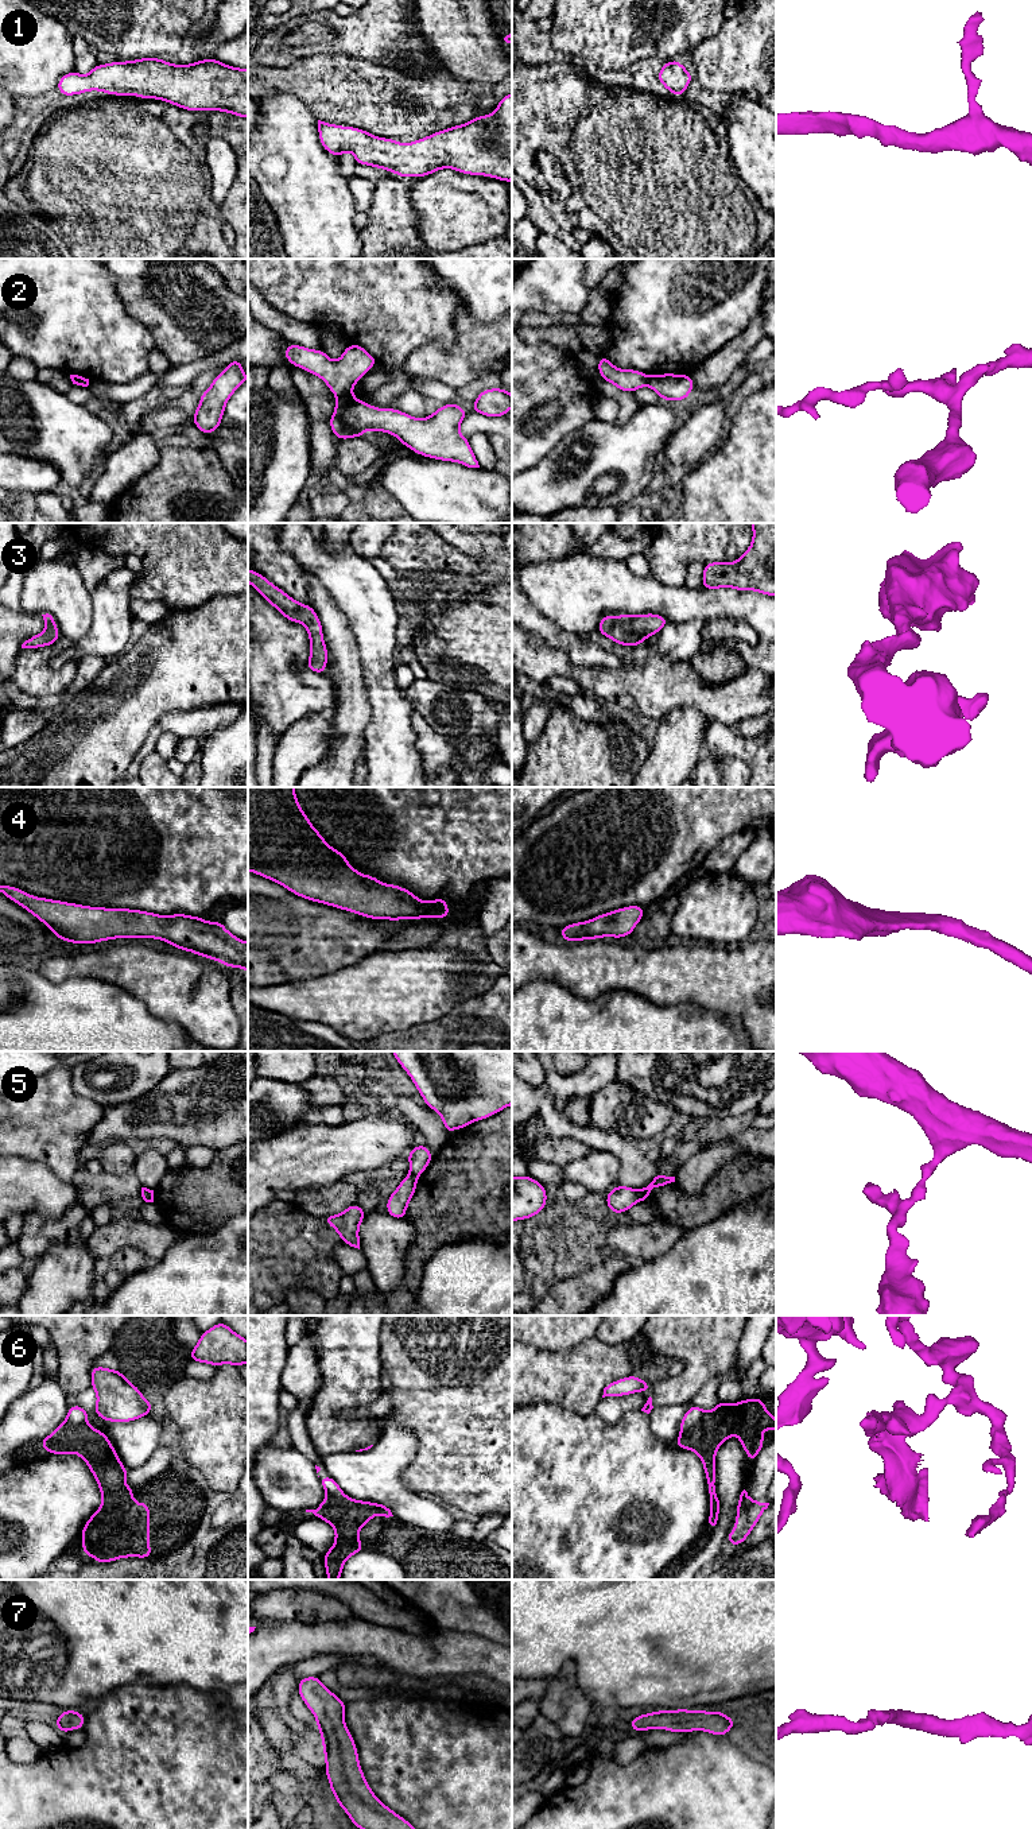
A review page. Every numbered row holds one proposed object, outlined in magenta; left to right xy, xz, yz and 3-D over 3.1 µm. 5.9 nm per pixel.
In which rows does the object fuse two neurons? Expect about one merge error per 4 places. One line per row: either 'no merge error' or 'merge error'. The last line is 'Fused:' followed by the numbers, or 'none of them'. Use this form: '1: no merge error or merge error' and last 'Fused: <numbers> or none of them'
1: no merge error
2: merge error
3: no merge error
4: no merge error
5: merge error
6: merge error
7: no merge error
Fused: 2, 5, 6

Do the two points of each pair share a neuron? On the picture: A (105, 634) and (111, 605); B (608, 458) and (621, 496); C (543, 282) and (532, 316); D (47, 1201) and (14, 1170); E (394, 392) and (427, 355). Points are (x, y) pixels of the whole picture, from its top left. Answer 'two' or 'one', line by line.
A: one
B: one
C: two
D: one
E: two

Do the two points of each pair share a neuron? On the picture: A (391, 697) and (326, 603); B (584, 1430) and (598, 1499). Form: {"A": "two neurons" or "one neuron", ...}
{"A": "two neurons", "B": "one neuron"}

